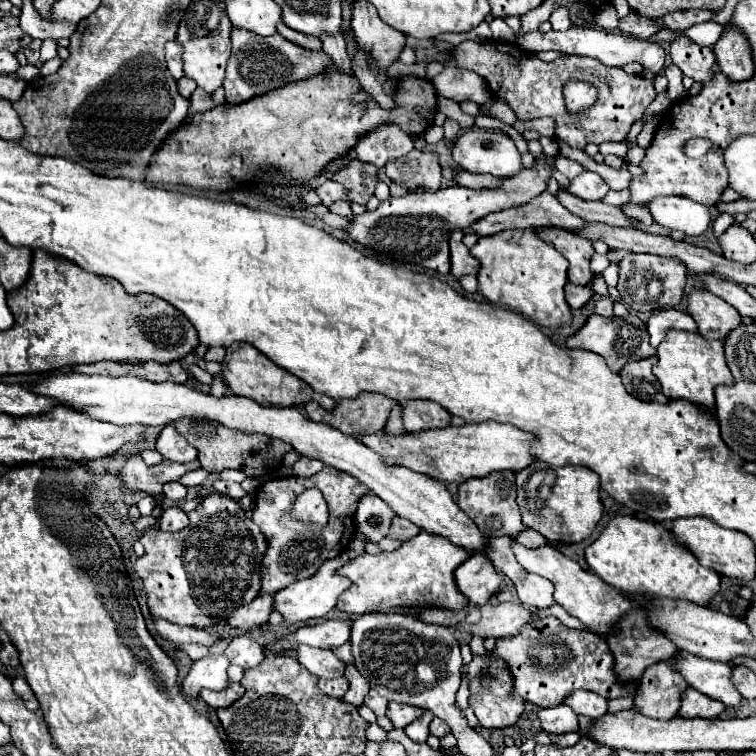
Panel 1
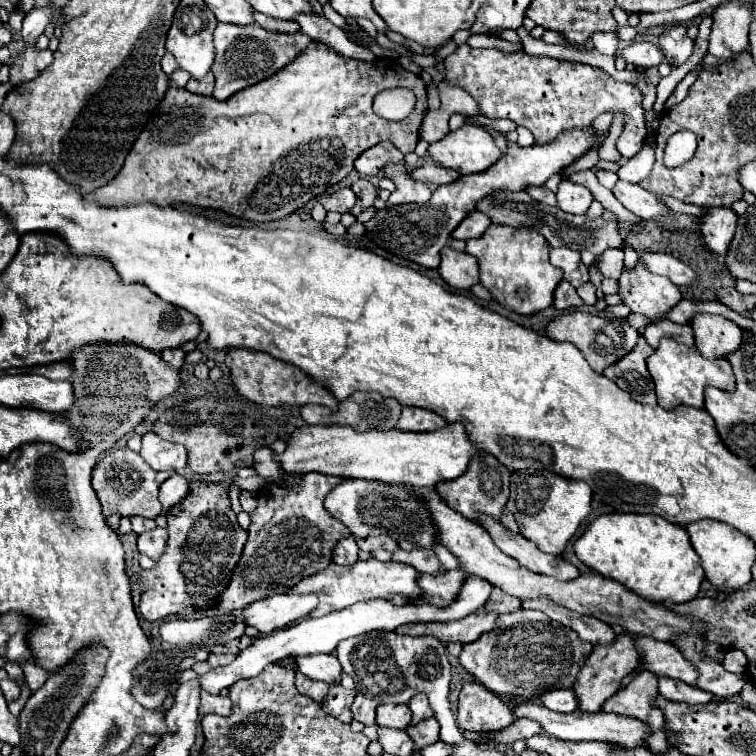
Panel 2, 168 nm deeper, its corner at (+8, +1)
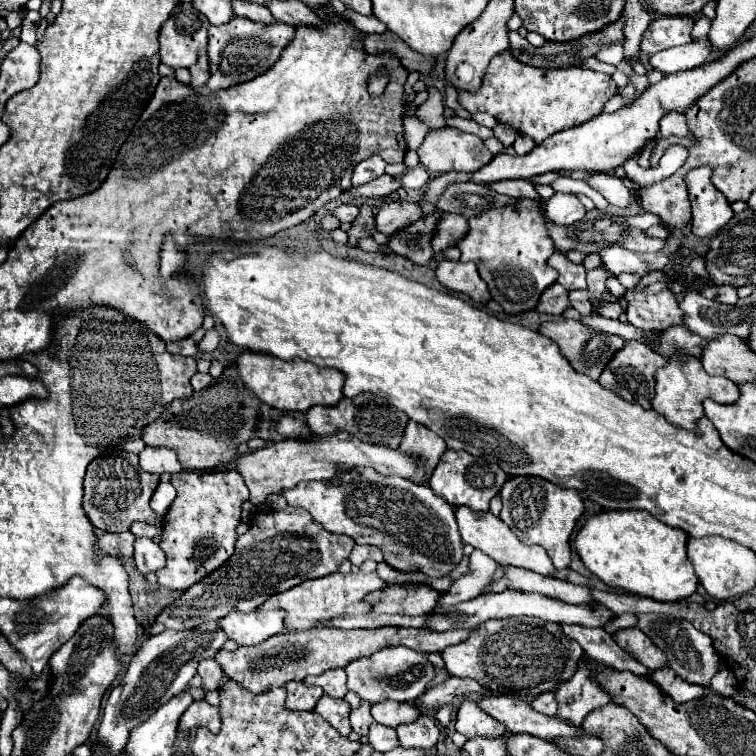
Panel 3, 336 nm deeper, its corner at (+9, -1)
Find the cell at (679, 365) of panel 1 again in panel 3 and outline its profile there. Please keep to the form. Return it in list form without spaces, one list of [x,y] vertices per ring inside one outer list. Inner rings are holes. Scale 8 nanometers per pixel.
[[[669,356],[667,364],[663,368],[657,368],[655,372],[655,396],[651,400],[653,410],[663,414],[671,424],[695,430],[695,422],[703,416],[701,402],[705,398],[711,398],[719,404],[731,404],[739,398],[739,386],[733,382],[721,378],[721,376],[709,376],[703,370],[703,364],[699,358],[685,358],[685,356]]]

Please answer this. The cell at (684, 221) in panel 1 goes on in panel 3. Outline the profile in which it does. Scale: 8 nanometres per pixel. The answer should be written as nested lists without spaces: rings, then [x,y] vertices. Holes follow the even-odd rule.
[[[593,174],[587,180],[587,184],[601,192],[613,206],[631,208],[637,202],[637,198],[621,184],[621,180],[615,174]]]

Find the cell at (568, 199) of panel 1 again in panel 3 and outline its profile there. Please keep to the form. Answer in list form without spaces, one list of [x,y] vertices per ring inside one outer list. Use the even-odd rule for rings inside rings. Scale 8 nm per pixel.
[[[501,180],[501,182],[495,182],[491,188],[495,192],[501,192],[513,198],[529,198],[529,200],[539,200],[541,204],[545,204],[545,198],[539,196],[539,192],[529,180]]]

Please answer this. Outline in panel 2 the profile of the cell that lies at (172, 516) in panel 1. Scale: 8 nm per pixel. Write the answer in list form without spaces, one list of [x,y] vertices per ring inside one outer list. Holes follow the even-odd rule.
[[[164,528],[142,532],[138,536],[138,552],[152,558],[152,560],[158,560],[162,556],[162,552],[164,552],[166,540],[168,540],[168,532]]]

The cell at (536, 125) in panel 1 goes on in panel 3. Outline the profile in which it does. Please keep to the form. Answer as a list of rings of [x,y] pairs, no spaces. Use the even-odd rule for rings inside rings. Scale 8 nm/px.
[[[497,124],[493,128],[493,132],[495,132],[495,138],[499,138],[505,146],[511,146],[515,142],[515,136],[517,136],[517,130],[511,126],[505,126],[505,124]]]

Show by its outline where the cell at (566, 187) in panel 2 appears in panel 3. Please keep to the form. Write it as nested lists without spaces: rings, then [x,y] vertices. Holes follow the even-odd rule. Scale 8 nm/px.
[[[555,192],[545,204],[545,216],[555,224],[573,224],[585,216],[585,206],[579,202],[575,194]]]

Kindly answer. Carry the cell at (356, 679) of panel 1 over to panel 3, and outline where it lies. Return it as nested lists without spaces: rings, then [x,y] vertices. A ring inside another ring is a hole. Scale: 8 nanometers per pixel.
[[[323,694],[321,700],[315,706],[315,712],[321,714],[333,728],[337,728],[341,736],[351,734],[351,724],[349,724],[351,706],[349,706],[349,702],[345,698],[337,700],[337,698],[331,698],[331,696]]]

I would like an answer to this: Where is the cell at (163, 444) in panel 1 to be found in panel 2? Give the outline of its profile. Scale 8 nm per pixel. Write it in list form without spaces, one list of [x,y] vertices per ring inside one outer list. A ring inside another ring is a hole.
[[[154,432],[144,434],[140,456],[154,468],[160,470],[178,470],[186,466],[186,448],[182,444],[172,444],[158,438]]]

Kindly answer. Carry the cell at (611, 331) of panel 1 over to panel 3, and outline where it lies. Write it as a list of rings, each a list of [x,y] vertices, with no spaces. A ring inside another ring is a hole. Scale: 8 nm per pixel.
[[[561,320],[561,322],[543,322],[539,328],[541,334],[549,336],[553,342],[557,342],[561,354],[571,362],[571,366],[577,372],[587,374],[589,378],[597,380],[601,376],[601,372],[605,370],[605,366],[609,364],[609,360],[625,346],[625,340],[621,340],[621,336],[613,336],[607,332],[597,332],[591,328],[585,328],[579,320]]]

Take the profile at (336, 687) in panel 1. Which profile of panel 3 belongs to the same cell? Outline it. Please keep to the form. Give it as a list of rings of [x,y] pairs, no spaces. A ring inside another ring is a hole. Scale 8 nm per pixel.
[[[293,680],[287,684],[285,706],[291,710],[313,710],[321,696],[323,696],[323,688],[307,686],[305,682]]]

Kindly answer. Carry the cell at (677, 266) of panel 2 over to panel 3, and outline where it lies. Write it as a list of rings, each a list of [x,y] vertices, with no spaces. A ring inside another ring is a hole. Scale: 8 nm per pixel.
[[[605,246],[601,252],[601,262],[605,268],[609,268],[615,276],[621,274],[621,272],[631,272],[631,274],[639,274],[641,278],[651,274],[649,270],[649,260],[641,254],[635,254],[635,252],[629,252],[627,248],[623,246]]]

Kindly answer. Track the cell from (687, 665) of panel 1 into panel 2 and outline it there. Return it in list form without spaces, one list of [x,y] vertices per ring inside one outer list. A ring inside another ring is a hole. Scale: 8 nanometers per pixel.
[[[634,636],[634,646],[640,654],[644,670],[650,670],[658,676],[682,680],[686,684],[696,682],[694,668],[670,642],[660,642],[650,636]]]

